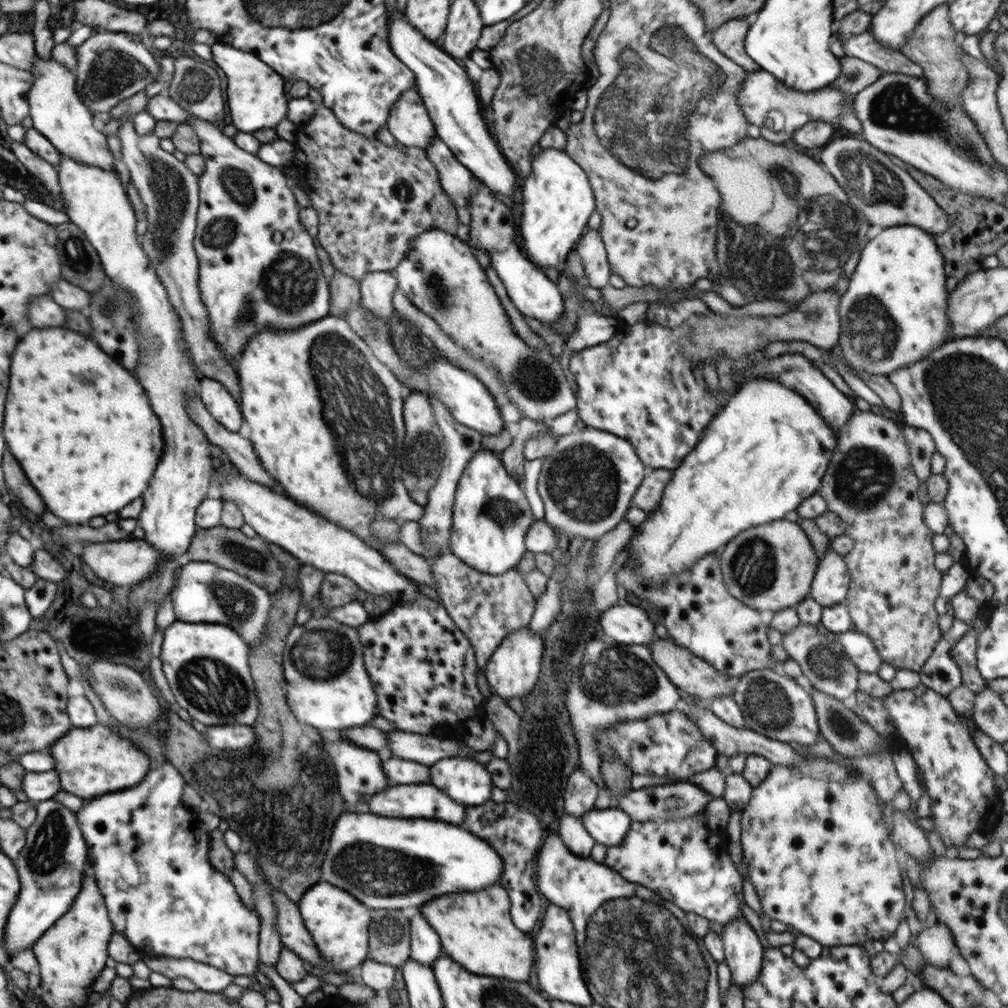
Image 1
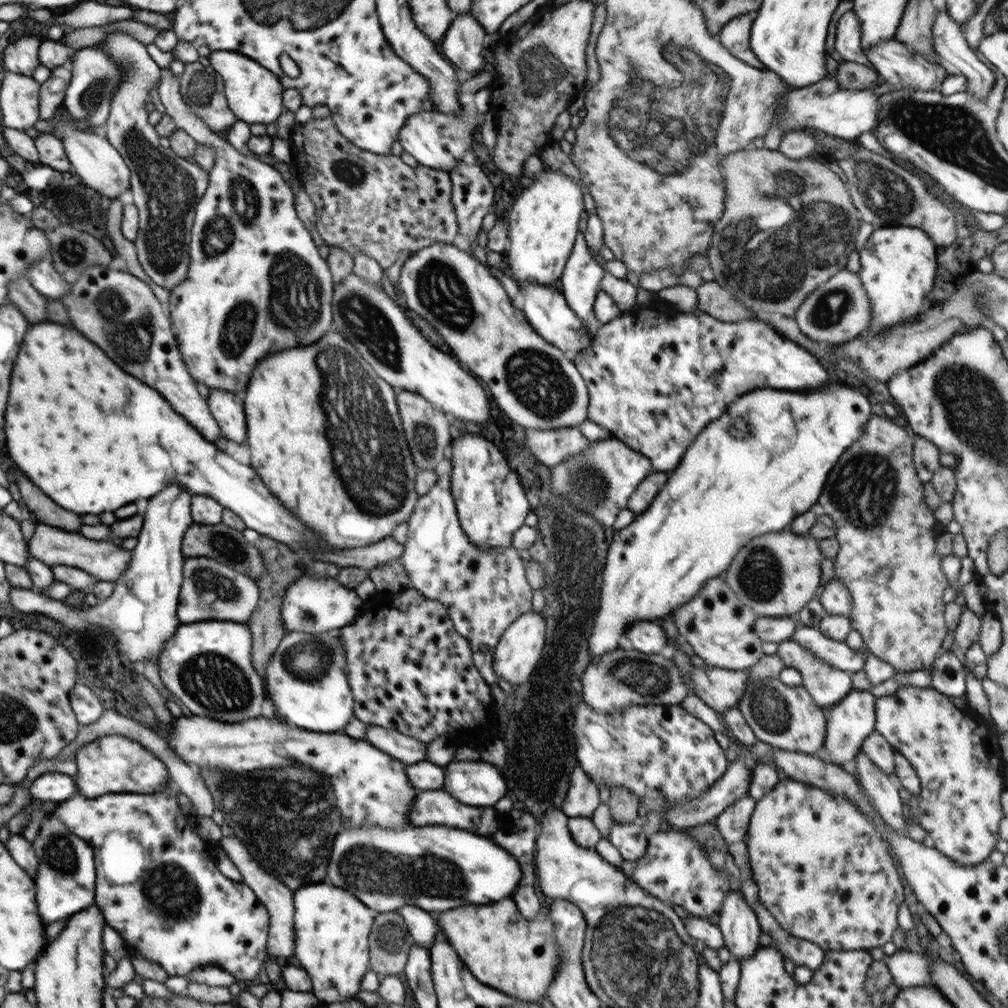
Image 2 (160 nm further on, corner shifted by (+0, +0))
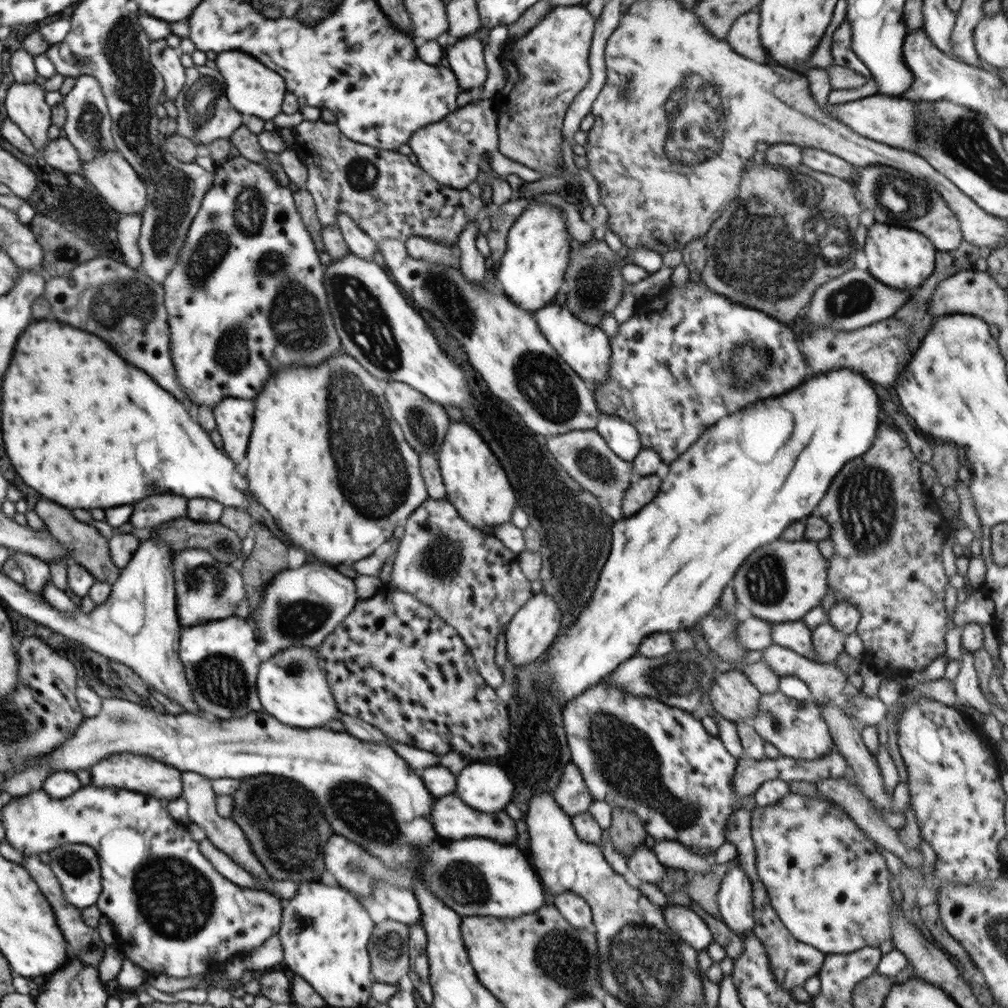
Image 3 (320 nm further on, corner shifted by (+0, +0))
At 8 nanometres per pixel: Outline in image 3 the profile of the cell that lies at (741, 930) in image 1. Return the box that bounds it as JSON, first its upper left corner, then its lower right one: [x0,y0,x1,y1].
[717,861,754,938]

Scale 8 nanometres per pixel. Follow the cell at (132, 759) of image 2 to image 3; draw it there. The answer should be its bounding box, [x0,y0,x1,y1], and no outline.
[90,752,182,801]

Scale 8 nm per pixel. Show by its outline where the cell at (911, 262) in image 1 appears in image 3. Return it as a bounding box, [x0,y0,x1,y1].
[864,222,936,292]

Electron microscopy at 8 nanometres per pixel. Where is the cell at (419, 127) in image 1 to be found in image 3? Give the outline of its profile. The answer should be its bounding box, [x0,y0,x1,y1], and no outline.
[408,97,543,190]

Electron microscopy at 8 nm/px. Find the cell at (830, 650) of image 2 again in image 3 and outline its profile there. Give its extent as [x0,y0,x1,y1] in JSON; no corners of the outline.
[773,621,815,661]

